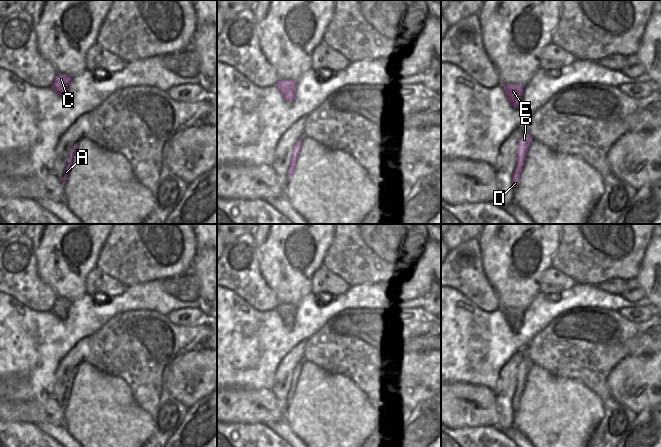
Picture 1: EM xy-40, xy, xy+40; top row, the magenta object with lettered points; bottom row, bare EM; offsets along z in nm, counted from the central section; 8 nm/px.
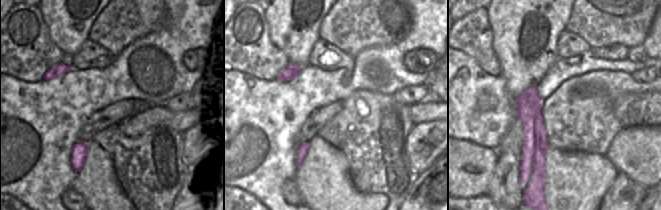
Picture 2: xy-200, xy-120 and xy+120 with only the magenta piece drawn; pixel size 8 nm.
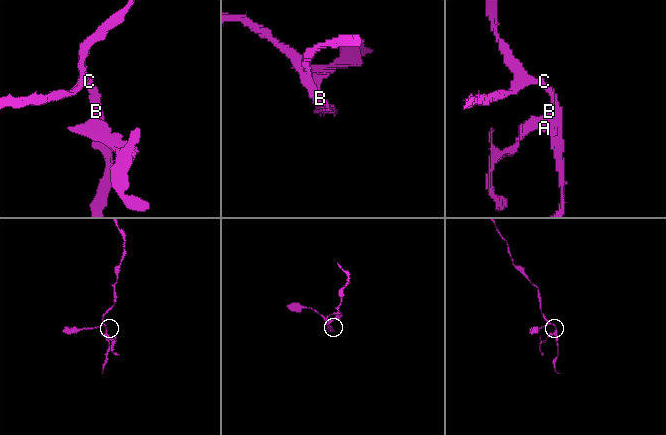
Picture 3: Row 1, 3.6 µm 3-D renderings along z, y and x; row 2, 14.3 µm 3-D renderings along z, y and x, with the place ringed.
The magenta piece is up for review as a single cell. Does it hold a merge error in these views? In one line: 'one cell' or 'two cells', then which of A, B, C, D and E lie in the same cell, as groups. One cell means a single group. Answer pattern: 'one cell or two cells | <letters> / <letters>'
two cells | A / B C D E

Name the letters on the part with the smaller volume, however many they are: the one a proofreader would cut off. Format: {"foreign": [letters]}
{"foreign": ["A"]}

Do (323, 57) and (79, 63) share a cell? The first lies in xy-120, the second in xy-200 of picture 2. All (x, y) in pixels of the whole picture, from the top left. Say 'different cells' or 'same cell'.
same cell

